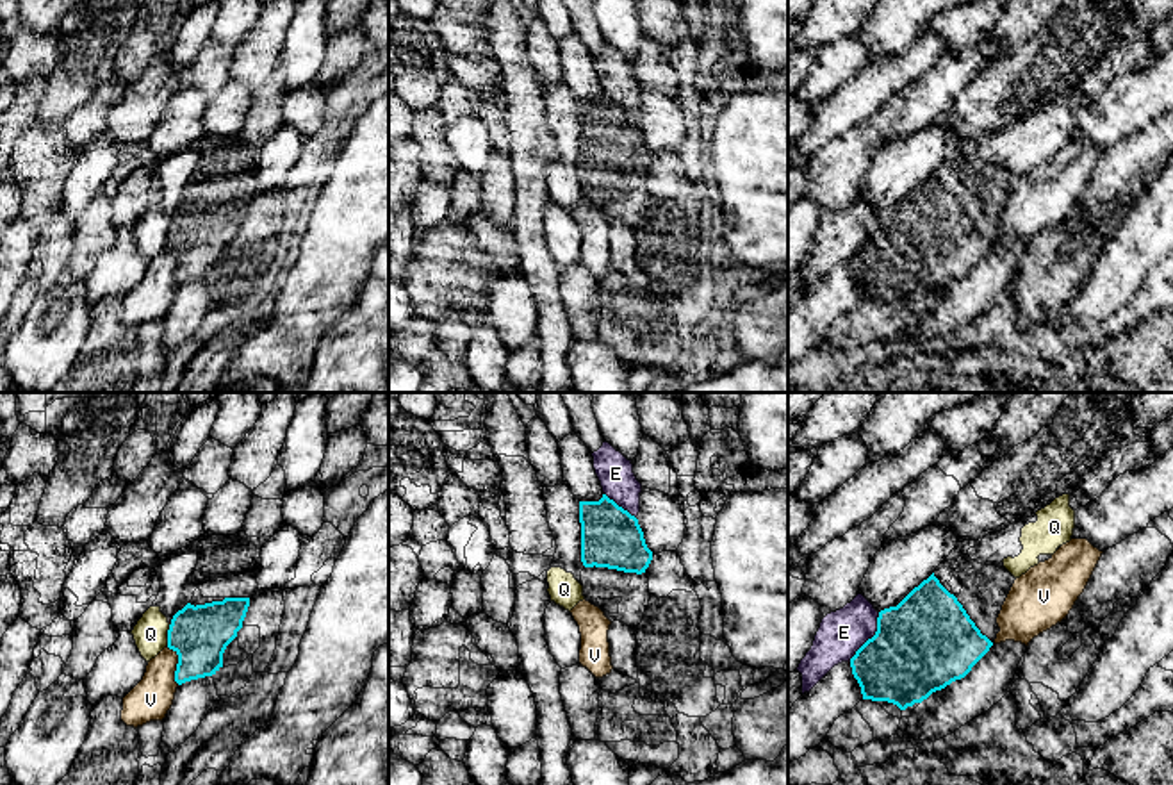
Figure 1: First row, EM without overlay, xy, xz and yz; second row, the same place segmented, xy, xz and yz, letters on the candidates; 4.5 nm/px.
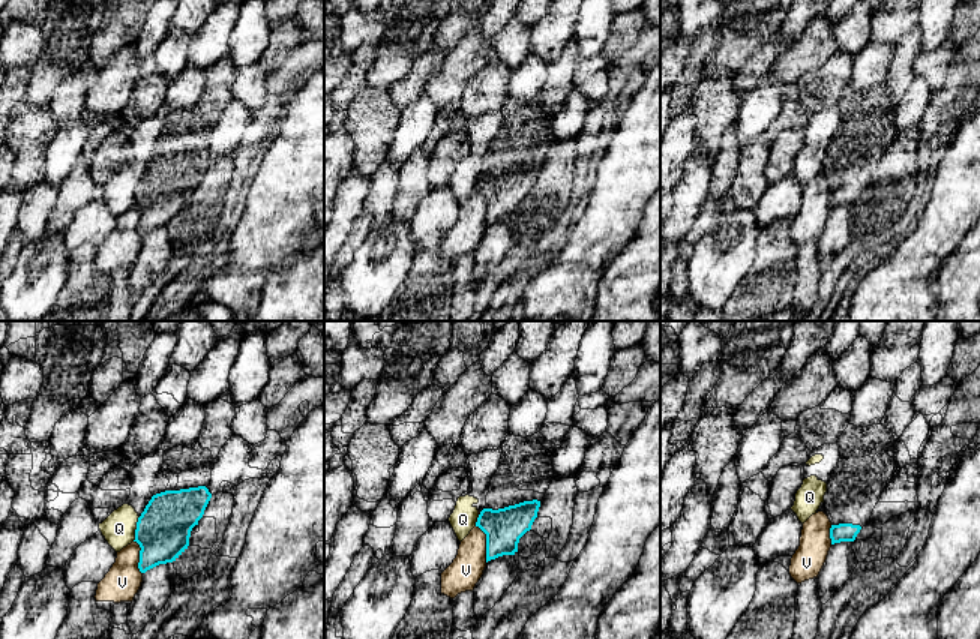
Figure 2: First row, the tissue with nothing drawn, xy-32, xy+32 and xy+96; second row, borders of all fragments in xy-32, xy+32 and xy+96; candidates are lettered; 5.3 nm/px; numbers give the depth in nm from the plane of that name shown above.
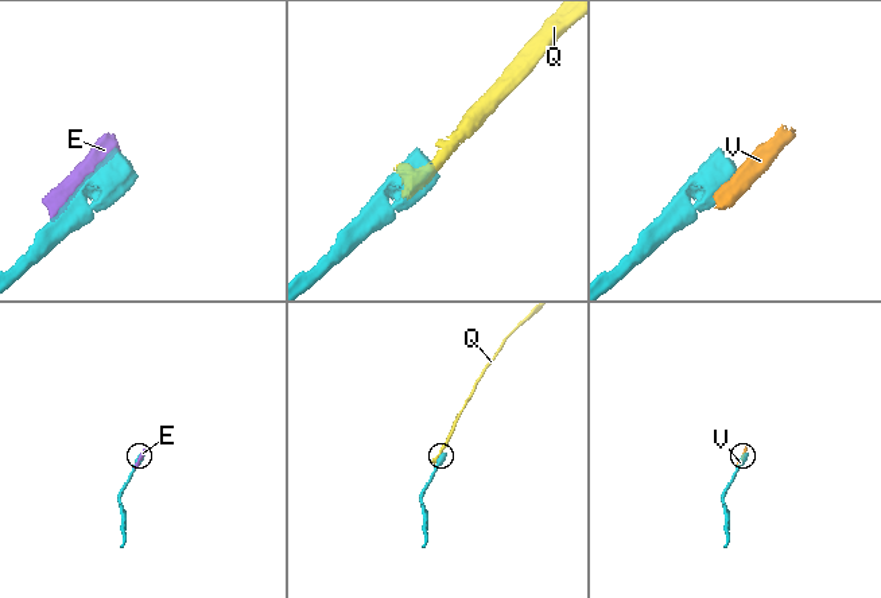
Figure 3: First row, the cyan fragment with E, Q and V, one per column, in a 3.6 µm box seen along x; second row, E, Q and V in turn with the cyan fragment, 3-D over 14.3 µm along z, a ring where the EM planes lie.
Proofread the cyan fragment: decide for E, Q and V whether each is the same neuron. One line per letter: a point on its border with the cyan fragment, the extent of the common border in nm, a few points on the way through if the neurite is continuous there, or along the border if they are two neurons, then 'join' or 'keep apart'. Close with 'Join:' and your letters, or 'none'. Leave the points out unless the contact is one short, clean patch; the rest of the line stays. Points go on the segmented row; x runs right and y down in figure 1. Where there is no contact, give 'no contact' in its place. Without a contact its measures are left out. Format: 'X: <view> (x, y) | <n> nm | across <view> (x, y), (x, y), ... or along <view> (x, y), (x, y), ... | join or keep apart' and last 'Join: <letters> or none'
E: yz (872, 637) | 260 nm | keep apart
Q: xy (168, 636) | 100 nm | along xy (170, 625), (166, 644) | keep apart
V: xy (177, 664) | 190 nm | keep apart
Join: none

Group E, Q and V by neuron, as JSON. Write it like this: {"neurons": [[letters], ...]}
{"neurons": [["E"], ["Q"], ["V"]]}

